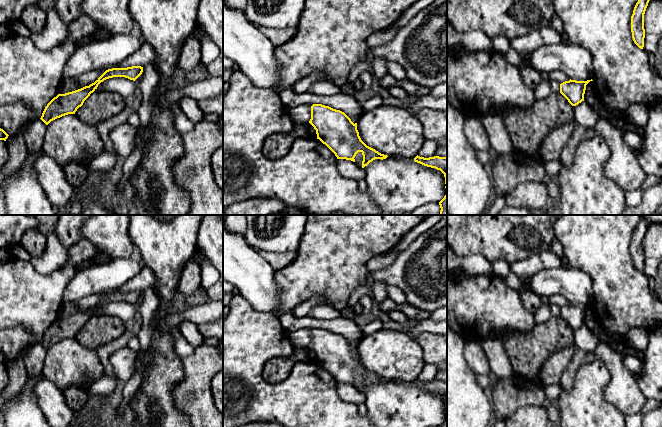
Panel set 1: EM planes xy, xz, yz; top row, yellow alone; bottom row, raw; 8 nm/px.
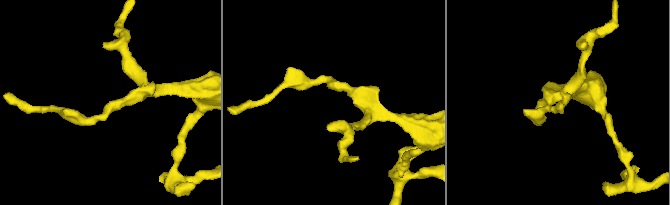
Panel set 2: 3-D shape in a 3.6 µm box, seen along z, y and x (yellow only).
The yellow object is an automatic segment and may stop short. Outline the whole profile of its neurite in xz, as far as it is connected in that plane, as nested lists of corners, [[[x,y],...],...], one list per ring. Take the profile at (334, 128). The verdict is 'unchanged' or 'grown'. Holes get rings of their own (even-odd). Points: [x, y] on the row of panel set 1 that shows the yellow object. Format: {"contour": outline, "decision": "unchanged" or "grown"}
{"contour": [[[313,104],[311,106],[311,119],[309,123],[316,130],[317,139],[325,144],[335,154],[337,159],[346,159],[355,162],[354,158],[356,154],[361,152],[363,155],[362,168],[364,168],[375,159],[383,160],[388,157],[367,146],[359,136],[357,123],[354,124],[351,119],[340,110],[322,104]]], "decision": "unchanged"}

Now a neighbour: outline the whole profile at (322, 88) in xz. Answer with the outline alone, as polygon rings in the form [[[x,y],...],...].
[[[323,80],[314,83],[308,92],[317,96],[333,96],[341,93],[341,87],[328,80]]]

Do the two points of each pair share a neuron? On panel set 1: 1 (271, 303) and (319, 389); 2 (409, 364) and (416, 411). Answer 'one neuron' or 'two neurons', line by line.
1: two neurons
2: two neurons

